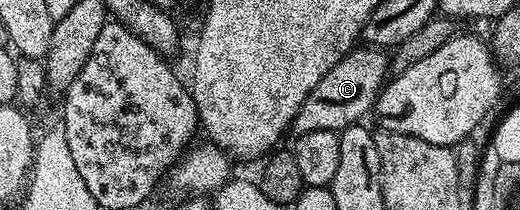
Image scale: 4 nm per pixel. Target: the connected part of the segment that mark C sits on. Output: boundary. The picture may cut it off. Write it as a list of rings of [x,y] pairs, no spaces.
[[[367,44],[353,48],[345,58],[338,60],[338,64],[334,64],[334,68],[330,68],[330,72],[326,72],[326,76],[322,76],[322,80],[318,80],[318,84],[314,84],[314,92],[306,96],[302,108],[298,108],[294,116],[291,133],[299,136],[323,130],[339,132],[348,126],[357,125],[363,119],[360,117],[375,107],[376,99],[379,98],[389,74],[390,58],[383,49]]]

